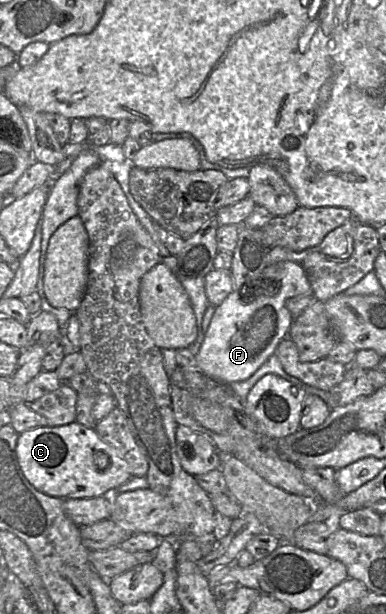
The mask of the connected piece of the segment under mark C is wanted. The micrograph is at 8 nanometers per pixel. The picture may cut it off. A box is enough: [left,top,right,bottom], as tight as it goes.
[16,421,133,499]

